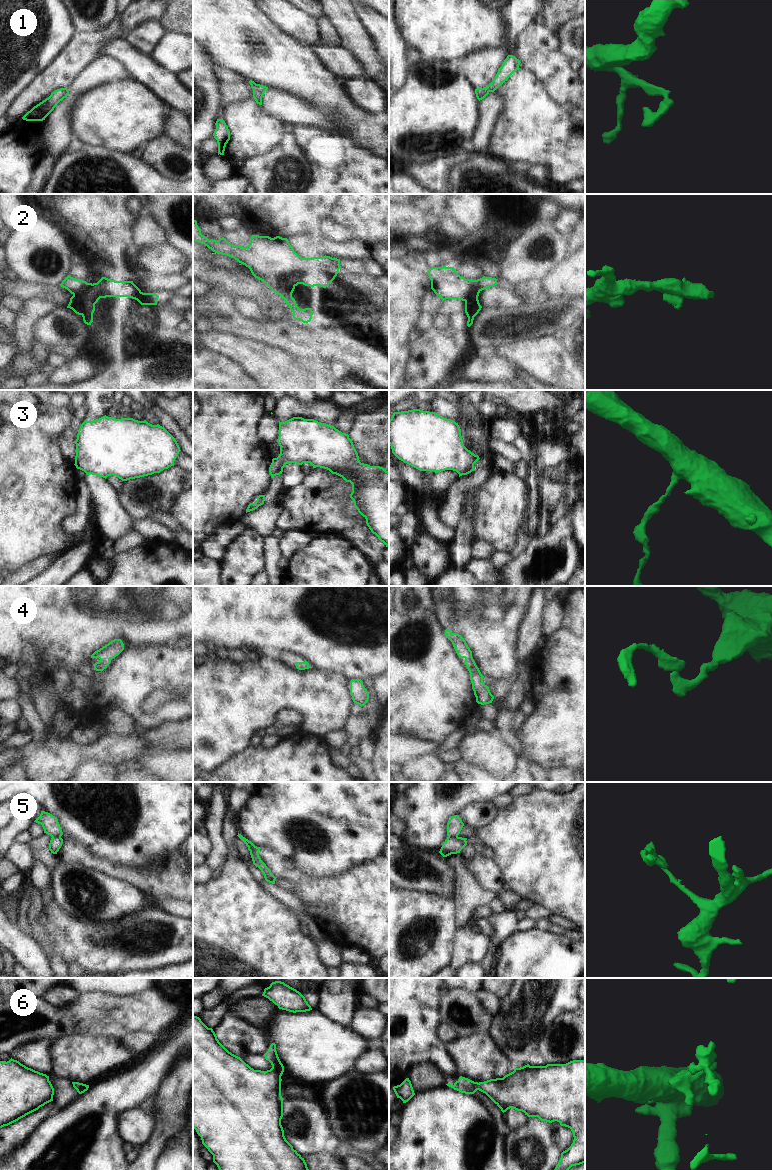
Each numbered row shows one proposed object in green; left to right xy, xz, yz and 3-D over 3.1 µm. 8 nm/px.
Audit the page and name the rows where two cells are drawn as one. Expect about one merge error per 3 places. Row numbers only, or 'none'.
5

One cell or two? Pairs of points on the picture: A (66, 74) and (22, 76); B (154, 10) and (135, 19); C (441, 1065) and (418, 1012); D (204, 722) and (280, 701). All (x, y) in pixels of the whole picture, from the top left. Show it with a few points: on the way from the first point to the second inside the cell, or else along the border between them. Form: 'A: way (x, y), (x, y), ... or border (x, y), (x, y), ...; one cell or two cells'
A: border (54, 59), (21, 92); two cells
B: way (149, 10), (144, 10), (140, 14); one cell
C: way (433, 1052), (418, 1037), (418, 1025); one cell
D: way (223, 703), (231, 701), (261, 701); one cell

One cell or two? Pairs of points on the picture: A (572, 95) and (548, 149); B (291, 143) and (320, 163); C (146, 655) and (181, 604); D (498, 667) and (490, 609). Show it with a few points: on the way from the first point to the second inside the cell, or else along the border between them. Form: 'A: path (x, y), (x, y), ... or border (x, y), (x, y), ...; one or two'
A: border (548, 92), (552, 98), (570, 108); two
B: border (294, 131), (297, 142), (311, 163), (314, 174); two
C: border (165, 643), (146, 643), (131, 646); two
D: path (495, 653), (490, 623); one

